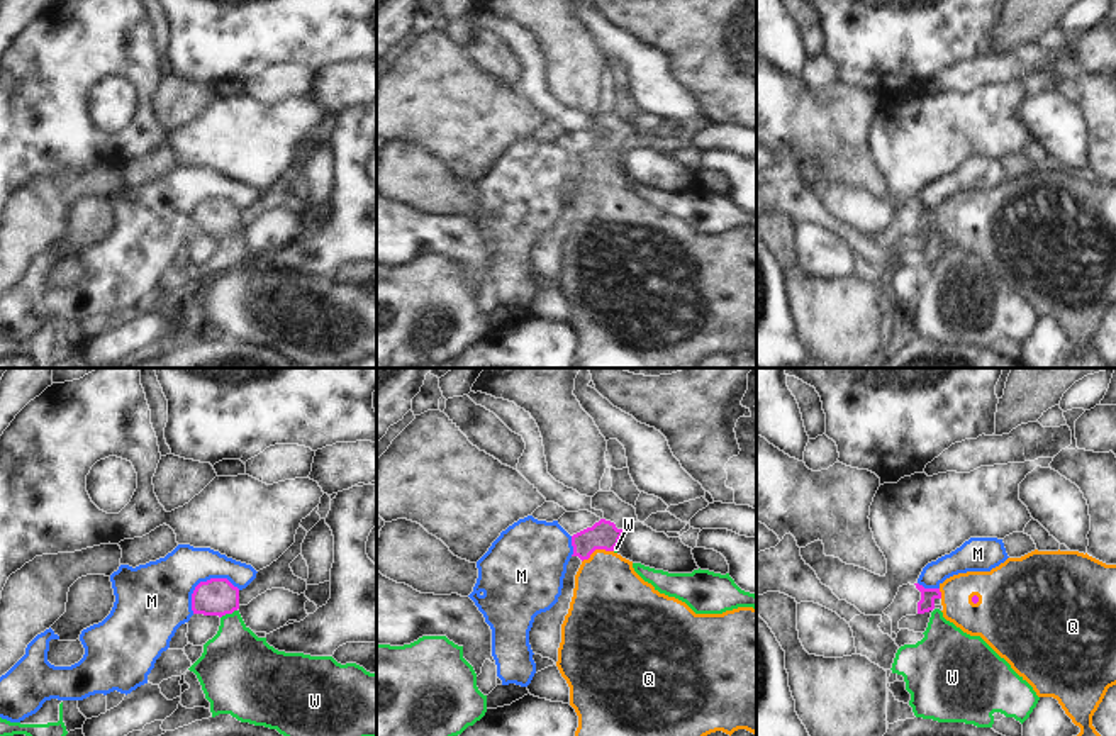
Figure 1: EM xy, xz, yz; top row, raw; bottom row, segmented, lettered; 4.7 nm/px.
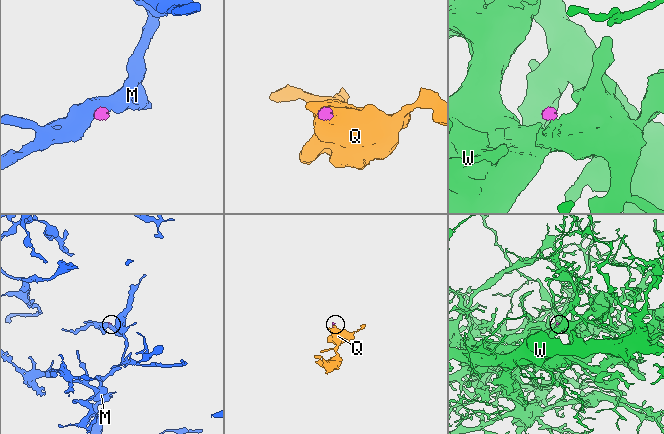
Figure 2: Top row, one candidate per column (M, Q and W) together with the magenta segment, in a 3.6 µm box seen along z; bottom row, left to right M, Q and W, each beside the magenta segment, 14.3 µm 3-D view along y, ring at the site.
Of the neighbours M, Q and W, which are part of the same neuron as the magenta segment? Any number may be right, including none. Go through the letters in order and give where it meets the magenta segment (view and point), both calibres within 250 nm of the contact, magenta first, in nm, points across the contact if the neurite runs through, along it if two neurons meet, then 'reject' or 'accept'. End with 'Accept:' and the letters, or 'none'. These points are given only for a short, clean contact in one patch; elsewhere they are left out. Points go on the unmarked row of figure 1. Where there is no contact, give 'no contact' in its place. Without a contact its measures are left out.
M: xy (207, 200) | 180/320 nm | along xy (239, 209), (226, 199), (202, 200), (192, 214), (190, 229) | reject
Q: xz (597, 168) | 140/360 nm | across xz (604, 155), (597, 168), (609, 219) | accept
W: xy (228, 233) | 180/320 nm | along xy (236, 229), (221, 238) | reject
Accept: Q

